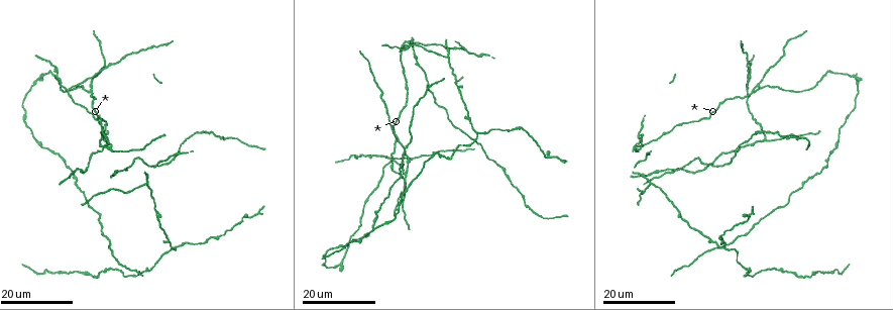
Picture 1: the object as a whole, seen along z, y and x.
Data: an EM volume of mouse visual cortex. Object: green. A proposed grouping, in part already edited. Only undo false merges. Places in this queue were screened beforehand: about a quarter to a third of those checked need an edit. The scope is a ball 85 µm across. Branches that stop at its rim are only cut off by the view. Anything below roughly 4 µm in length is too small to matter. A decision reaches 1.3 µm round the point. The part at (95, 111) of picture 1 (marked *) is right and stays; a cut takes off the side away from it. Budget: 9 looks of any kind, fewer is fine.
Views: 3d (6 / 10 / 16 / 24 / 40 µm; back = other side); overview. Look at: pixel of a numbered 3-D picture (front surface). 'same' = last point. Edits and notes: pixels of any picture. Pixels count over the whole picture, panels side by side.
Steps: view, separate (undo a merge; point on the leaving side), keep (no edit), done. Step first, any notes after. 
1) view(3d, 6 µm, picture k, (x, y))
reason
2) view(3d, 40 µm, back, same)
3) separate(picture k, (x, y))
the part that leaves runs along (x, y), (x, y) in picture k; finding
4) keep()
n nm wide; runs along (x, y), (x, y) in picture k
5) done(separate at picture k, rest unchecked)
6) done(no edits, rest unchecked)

view(3d, 16 µm, picture 1, (752, 91))
three-way junction

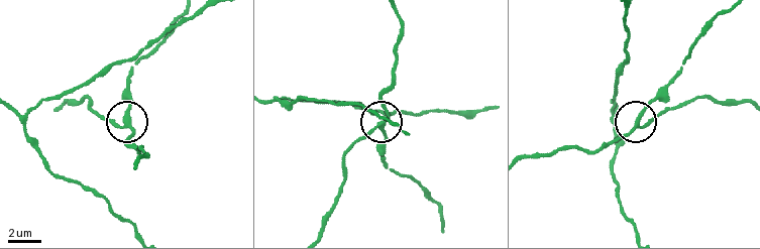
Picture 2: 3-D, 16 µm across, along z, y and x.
view(3d, 6 µm, picture 2, (380, 124))
closer look

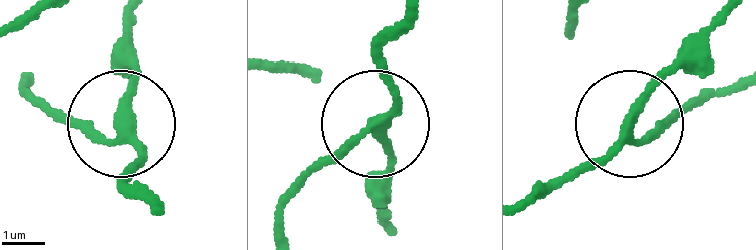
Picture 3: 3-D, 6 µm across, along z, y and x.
keep()
runs along (525, 205), (601, 161), (644, 97), (728, 13) in picture 3; one cell here

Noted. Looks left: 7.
view(3d, 16 µm, picture 1, (748, 92))
a fork

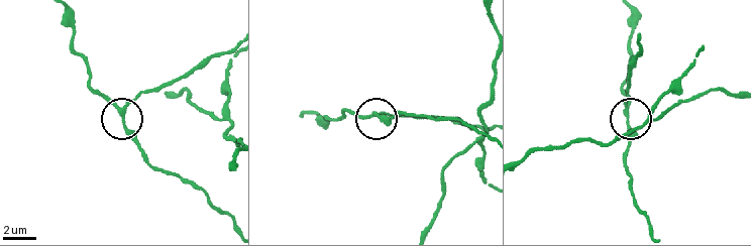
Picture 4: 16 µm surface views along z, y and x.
view(3d, 10 µm, picture 4, (123, 113))
closer look

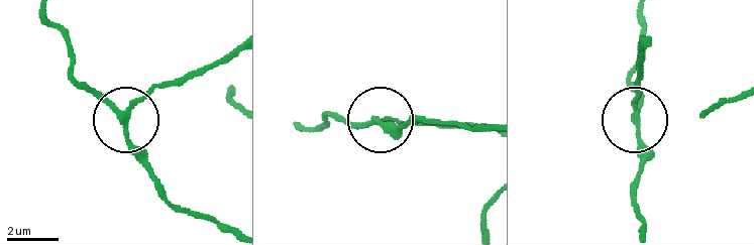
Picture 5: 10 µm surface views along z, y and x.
view(3d, 10 µm, back, picture 5, (125, 118))
other side

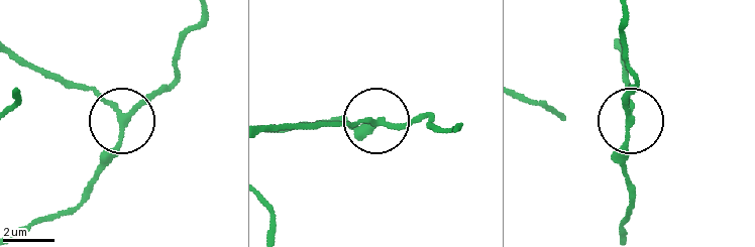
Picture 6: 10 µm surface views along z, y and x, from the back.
keep()
180 nm wide; all the same cell

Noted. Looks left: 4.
view(3d, 16 µm, picture 1, (764, 139))

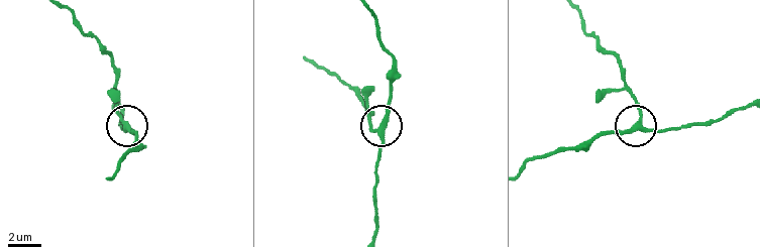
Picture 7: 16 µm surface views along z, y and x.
view(3d, 6 µm, picture 7, (128, 127))

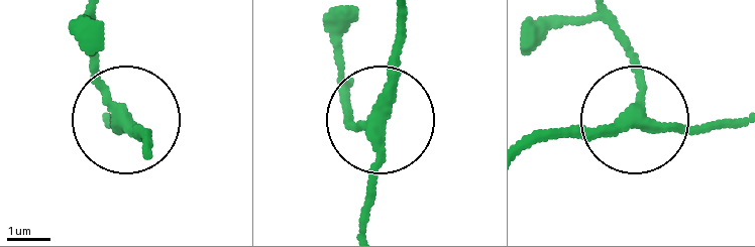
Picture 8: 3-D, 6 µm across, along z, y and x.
keep()
3 arms; one cell here

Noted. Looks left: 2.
view(3d, 16 µm, picture 1, (648, 183))
three arms meet

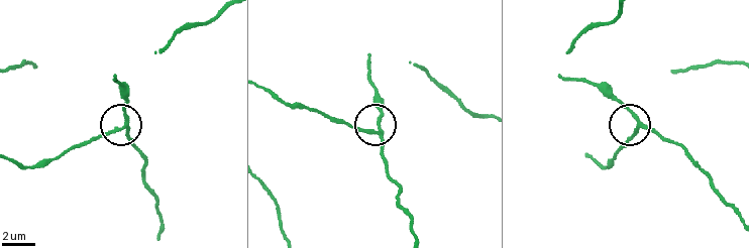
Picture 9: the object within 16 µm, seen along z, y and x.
view(3d, 6 µm, picture 9, (639, 126))
zoom in

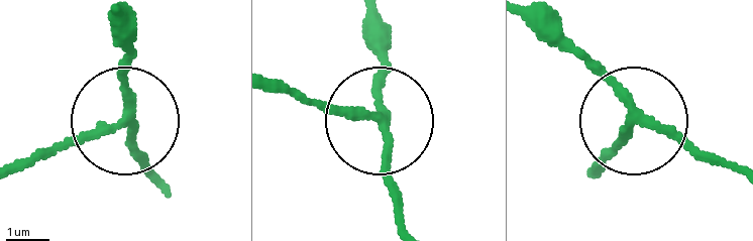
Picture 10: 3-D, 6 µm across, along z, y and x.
keep()
one cell here

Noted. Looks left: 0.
done(no edits, rest unchecked)

